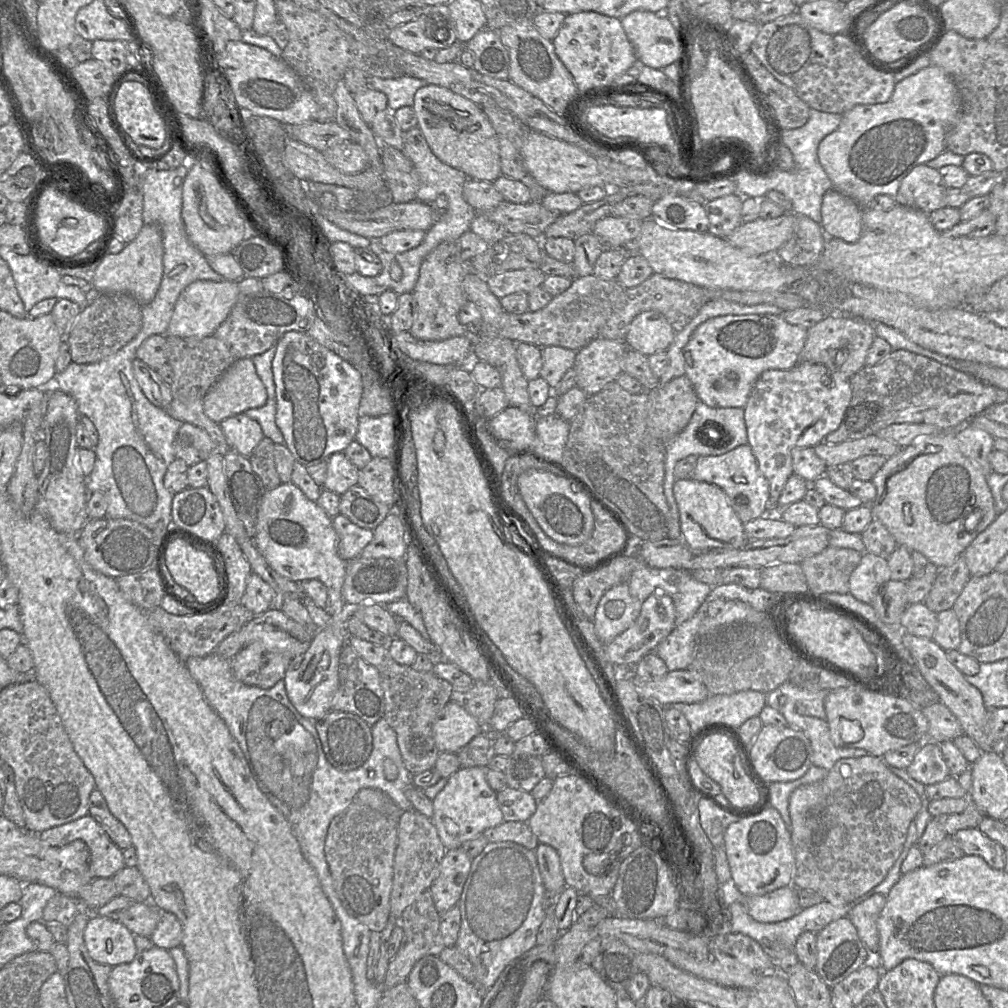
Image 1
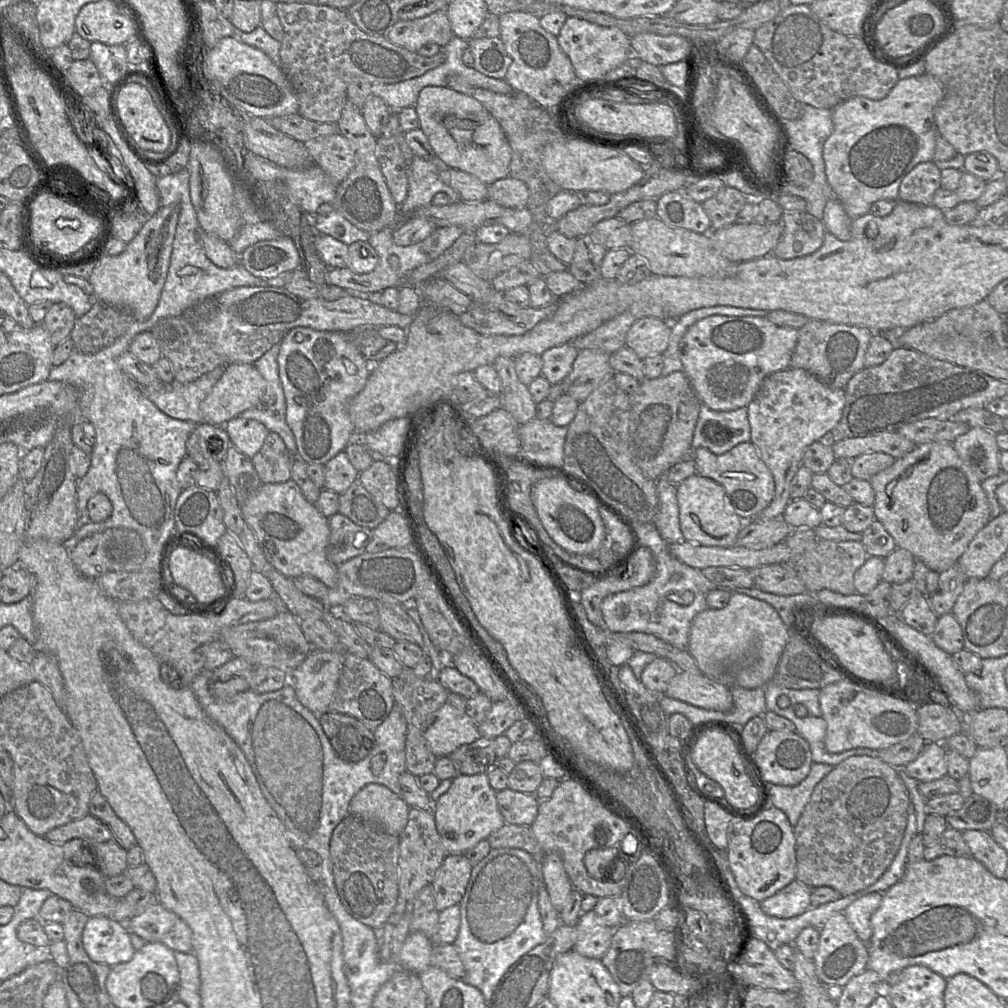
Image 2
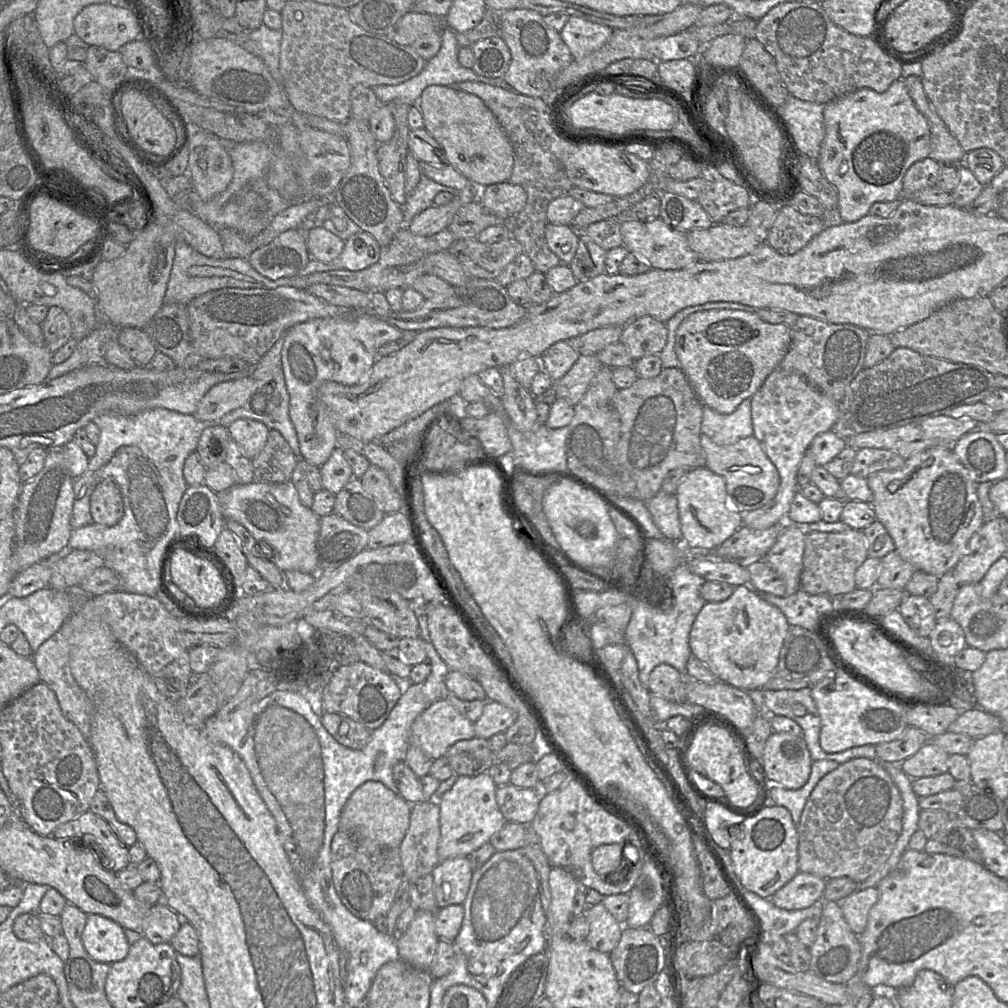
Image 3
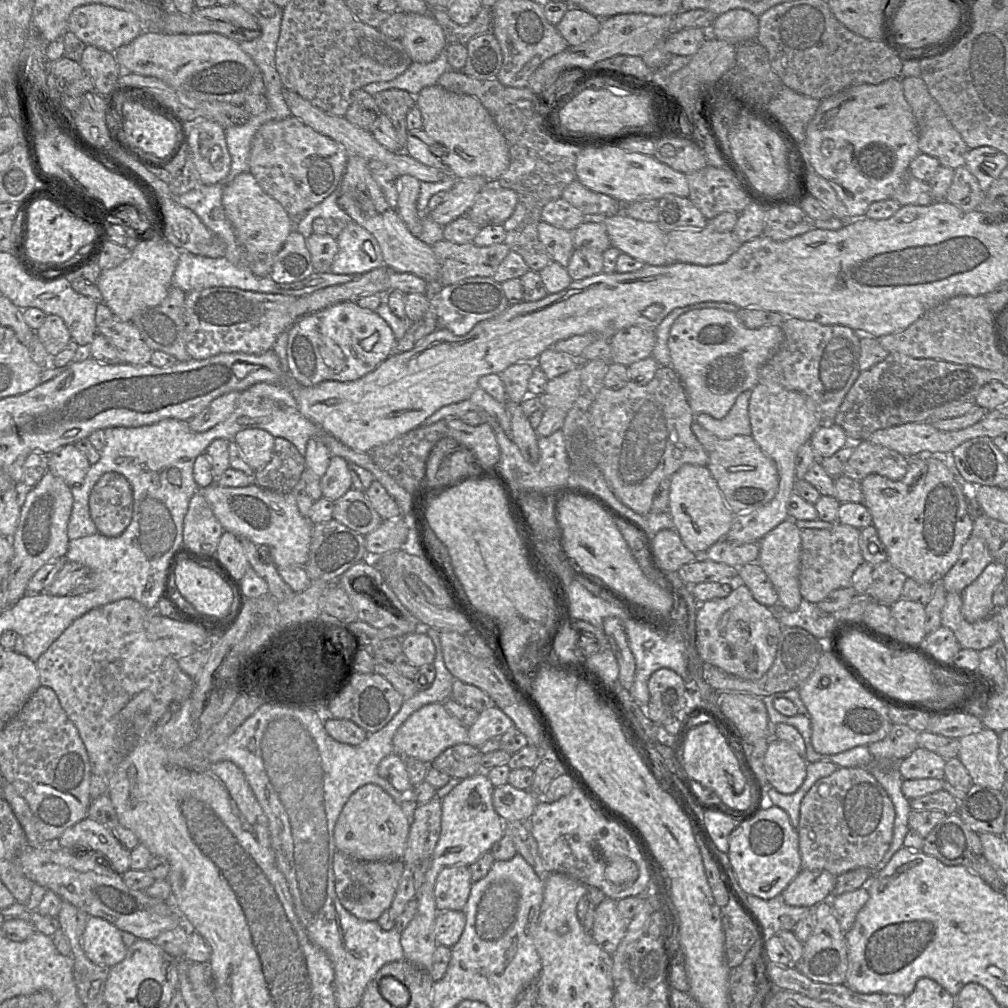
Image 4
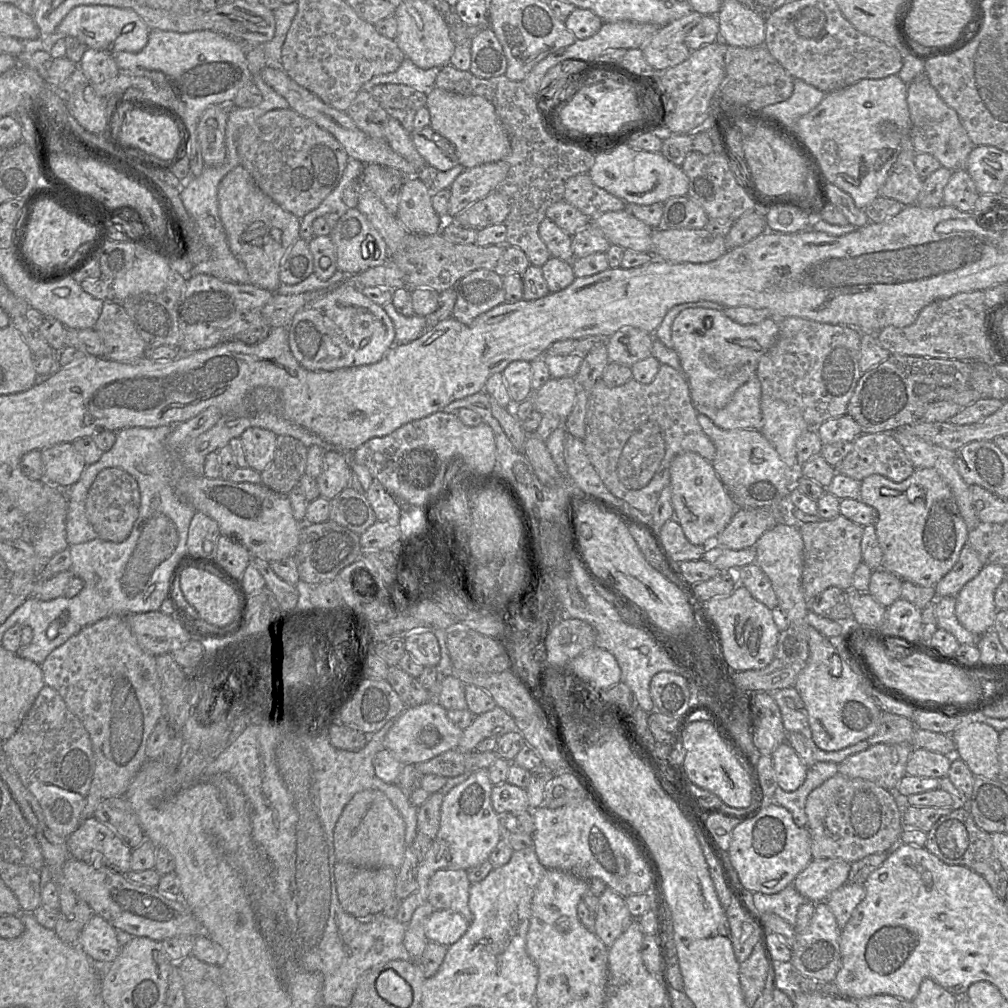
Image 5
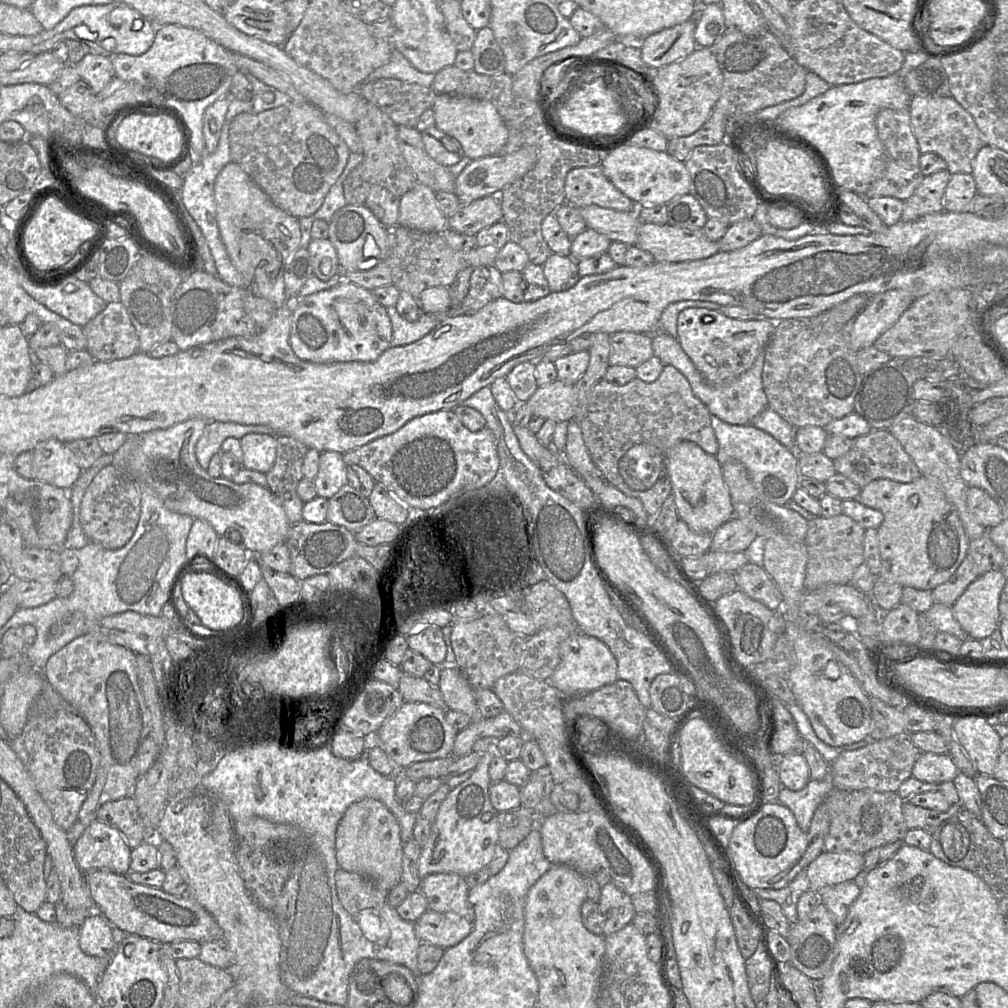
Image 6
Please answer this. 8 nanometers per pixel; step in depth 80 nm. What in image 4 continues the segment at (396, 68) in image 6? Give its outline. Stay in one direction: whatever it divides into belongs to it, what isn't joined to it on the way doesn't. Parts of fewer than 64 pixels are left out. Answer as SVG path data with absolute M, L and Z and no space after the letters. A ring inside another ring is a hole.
M446 48L436 59L428 63L412 62L399 76L390 81L372 82L362 87L371 95L392 88L402 89L413 96L427 86L436 85L439 77L446 71L452 70L446 56Z

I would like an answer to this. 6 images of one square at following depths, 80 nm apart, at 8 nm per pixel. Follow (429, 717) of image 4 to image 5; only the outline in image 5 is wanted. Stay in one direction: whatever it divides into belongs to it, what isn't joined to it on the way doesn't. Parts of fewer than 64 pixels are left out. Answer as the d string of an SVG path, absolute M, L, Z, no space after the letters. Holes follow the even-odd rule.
M436 700L405 709L384 738L384 749L403 765L423 763L458 747L463 730L447 717L447 710Z

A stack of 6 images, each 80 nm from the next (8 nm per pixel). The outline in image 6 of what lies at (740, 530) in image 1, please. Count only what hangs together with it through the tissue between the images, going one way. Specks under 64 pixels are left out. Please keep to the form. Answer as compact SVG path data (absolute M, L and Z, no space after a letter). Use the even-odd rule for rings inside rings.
M681 441L670 451L667 472L671 481L679 519L698 534L713 534L734 516L731 496L724 483L722 465L716 455L706 453L696 443Z

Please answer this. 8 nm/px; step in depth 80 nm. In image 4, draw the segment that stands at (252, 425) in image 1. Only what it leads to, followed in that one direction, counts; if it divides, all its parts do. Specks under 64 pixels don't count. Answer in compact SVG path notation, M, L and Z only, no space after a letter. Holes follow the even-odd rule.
M246 428L234 438L244 461L254 470L262 470L272 459L275 437L259 428Z

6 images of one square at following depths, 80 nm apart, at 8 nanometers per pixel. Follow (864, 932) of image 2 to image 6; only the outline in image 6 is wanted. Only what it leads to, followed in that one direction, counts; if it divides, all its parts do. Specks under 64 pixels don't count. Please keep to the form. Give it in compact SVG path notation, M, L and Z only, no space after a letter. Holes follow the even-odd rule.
M860 880L845 881L816 891L831 917L839 926L847 917L848 911L861 892Z

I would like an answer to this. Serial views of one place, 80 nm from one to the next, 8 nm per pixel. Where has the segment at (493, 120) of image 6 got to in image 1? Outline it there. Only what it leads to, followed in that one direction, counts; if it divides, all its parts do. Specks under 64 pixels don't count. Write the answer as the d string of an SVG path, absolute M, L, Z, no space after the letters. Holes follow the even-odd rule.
M427 84L416 91L412 108L417 117L417 127L420 128L429 148L440 161L462 171L468 178L474 180L493 182L502 175L499 139L480 106L447 88Z

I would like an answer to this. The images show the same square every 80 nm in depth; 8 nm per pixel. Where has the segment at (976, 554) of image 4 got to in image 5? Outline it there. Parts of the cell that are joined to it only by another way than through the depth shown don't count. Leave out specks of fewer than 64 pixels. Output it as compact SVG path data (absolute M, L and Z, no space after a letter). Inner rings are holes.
M969 545L961 550L959 560L953 568L934 586L936 598L956 596L974 579L986 564Z

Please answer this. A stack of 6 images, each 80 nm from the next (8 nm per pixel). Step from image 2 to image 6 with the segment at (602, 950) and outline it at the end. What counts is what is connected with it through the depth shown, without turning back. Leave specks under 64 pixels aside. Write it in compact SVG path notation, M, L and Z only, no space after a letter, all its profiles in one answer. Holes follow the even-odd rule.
M613 881L602 888L598 906L604 917L602 936L611 935L632 923L636 913L631 897Z

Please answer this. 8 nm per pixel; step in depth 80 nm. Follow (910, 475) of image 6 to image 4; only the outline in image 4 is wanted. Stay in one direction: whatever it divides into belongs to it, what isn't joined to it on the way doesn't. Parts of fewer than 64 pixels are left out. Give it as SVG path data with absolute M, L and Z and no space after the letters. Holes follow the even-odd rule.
M861 440L855 442L854 451L846 462L842 475L862 481L870 474L878 474L898 481L907 473L909 464L910 460L895 450Z

